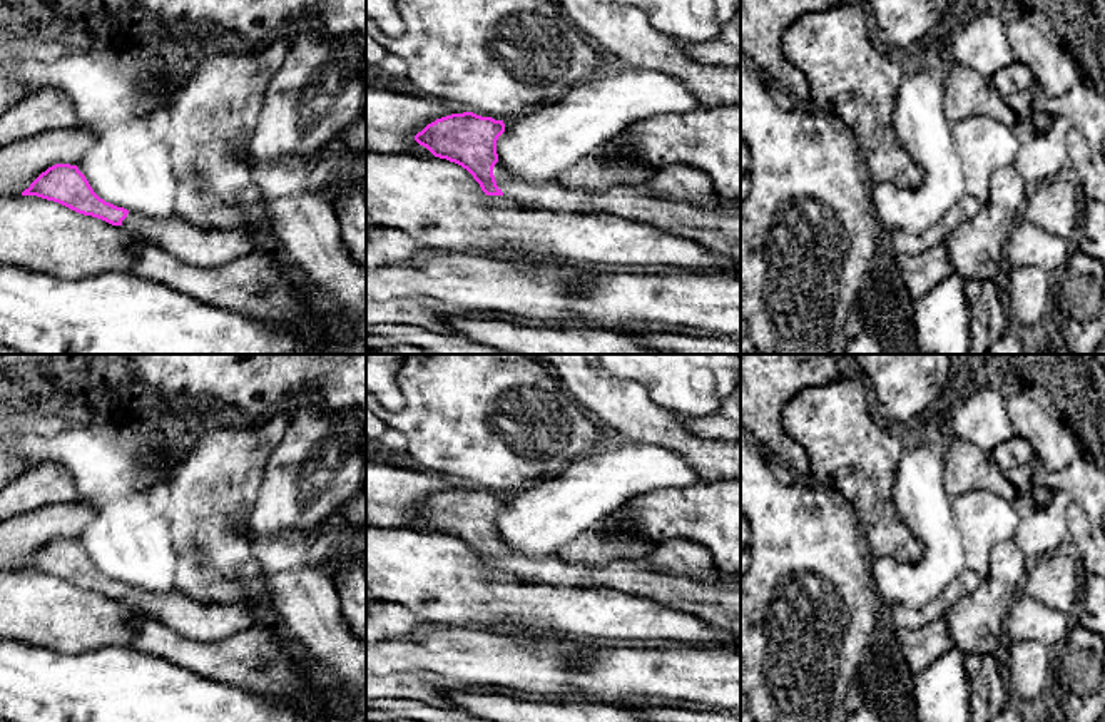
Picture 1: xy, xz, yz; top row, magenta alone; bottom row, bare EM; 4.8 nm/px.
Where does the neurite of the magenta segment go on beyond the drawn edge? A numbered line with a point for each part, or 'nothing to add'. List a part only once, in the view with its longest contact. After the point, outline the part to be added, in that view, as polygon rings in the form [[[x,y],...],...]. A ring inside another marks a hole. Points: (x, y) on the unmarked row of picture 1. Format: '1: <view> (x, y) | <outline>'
1: xz (704, 599) | [[[500,536],[495,538],[493,550],[503,572],[522,580],[550,585],[609,587],[652,598],[741,635],[741,593],[721,588],[712,578],[659,572],[634,560],[583,563],[565,562],[557,553],[525,557],[513,552]]]

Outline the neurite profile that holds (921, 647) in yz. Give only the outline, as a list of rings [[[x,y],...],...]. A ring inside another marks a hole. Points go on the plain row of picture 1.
[[[945,617],[916,630],[898,628],[896,638],[914,675],[955,647]]]

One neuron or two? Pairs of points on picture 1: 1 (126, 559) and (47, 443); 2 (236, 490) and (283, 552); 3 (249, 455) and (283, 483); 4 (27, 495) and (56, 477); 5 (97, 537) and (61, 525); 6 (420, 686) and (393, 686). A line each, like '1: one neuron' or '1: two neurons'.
1: one neuron
2: two neurons
3: two neurons
4: one neuron
5: two neurons
6: one neuron

